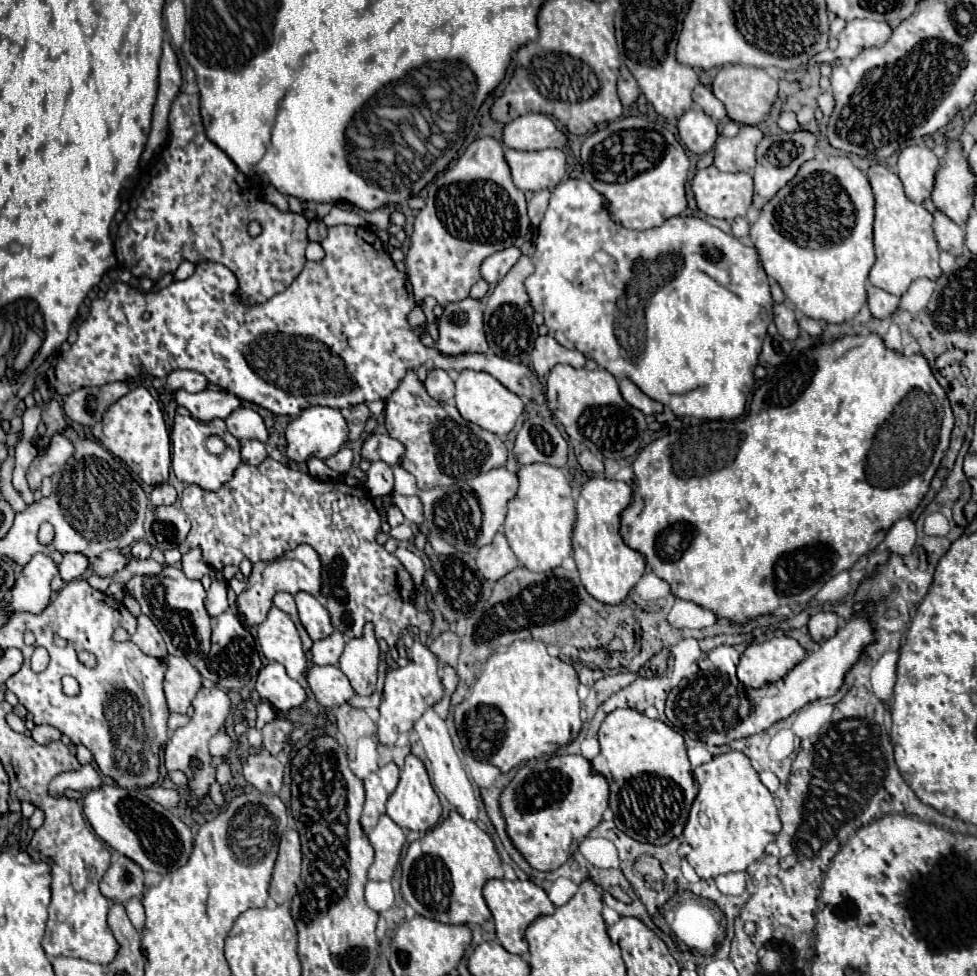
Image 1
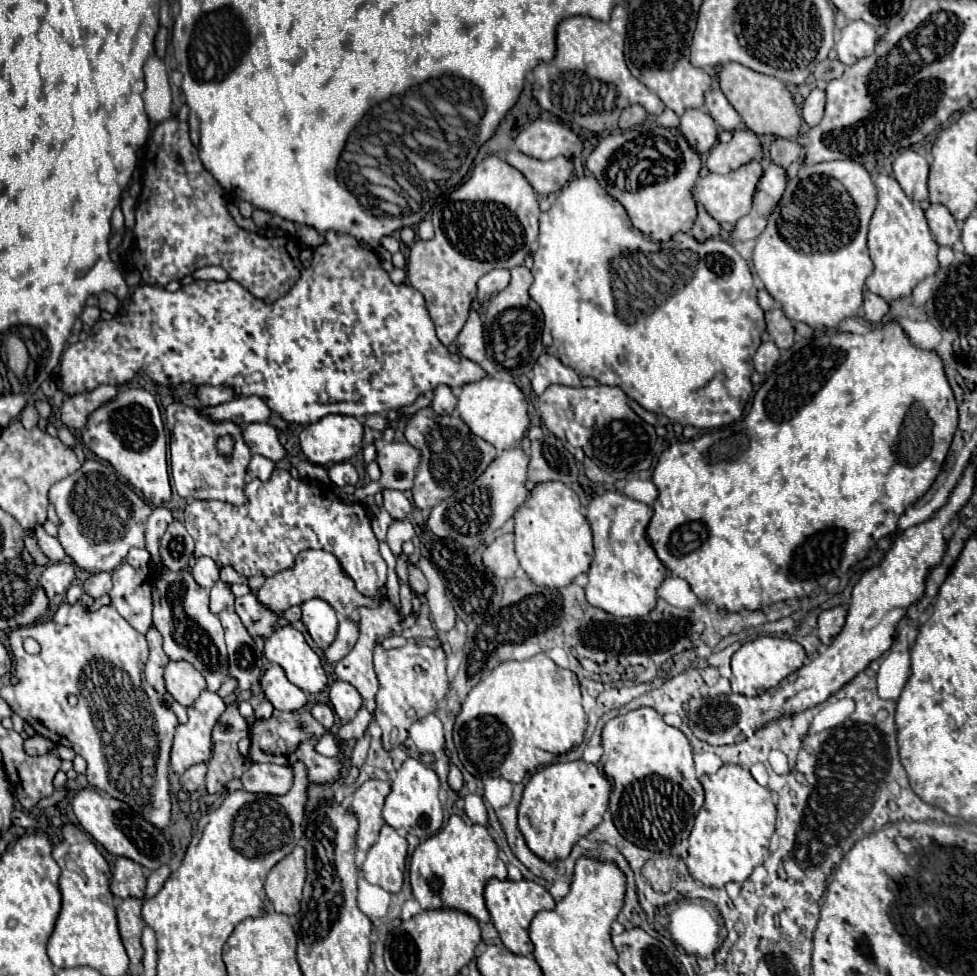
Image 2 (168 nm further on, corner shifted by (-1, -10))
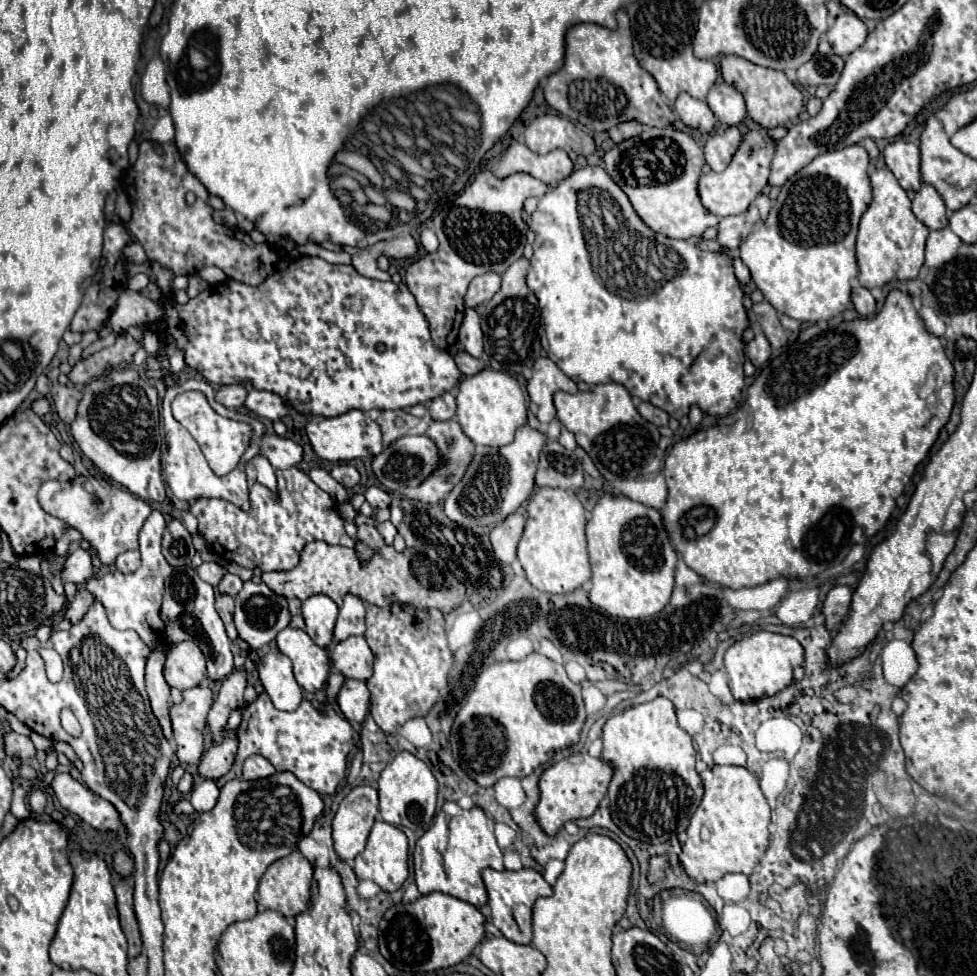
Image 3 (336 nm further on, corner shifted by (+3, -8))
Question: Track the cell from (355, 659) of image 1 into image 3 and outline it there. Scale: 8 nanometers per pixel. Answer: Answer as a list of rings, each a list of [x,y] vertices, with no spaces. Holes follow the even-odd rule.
[[[348,637],[342,643],[330,647],[332,667],[348,679],[368,681],[372,677],[374,655],[364,637]]]

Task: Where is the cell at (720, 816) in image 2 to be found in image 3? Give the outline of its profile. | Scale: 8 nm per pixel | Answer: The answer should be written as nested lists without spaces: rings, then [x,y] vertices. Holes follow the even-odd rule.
[[[714,765],[700,773],[704,799],[688,825],[688,841],[682,845],[680,863],[686,875],[698,883],[718,881],[726,873],[750,875],[768,849],[770,807],[756,775],[746,767]]]

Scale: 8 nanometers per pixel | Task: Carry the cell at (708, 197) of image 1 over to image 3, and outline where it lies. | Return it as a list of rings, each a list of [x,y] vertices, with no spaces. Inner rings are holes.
[[[752,129],[748,135],[744,135],[744,141],[740,145],[740,151],[732,157],[730,165],[722,173],[712,173],[706,171],[700,181],[698,181],[698,195],[702,199],[702,205],[718,215],[718,217],[728,217],[728,215],[738,215],[748,209],[752,199],[768,185],[768,175],[770,175],[770,161],[774,155],[774,145],[766,139],[764,131]]]

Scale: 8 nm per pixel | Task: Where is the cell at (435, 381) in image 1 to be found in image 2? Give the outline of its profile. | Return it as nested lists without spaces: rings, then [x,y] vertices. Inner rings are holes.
[[[440,385],[436,391],[434,391],[434,399],[432,399],[432,409],[438,413],[438,415],[452,415],[454,409],[456,409],[456,397],[452,393],[450,387],[446,385]]]

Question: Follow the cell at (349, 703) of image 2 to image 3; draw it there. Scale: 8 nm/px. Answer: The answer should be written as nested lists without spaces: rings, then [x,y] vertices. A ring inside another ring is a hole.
[[[344,679],[344,685],[336,695],[336,703],[342,715],[350,723],[362,723],[370,707],[370,695],[368,695],[366,683],[356,679]]]

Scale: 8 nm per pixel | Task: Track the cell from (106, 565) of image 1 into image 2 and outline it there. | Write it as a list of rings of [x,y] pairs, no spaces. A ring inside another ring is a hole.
[[[102,571],[102,573],[96,573],[96,575],[90,575],[90,577],[84,581],[82,589],[84,589],[84,593],[88,593],[90,597],[98,599],[98,597],[110,593],[110,589],[112,589],[112,577],[110,577],[110,573],[104,573],[104,571]]]

